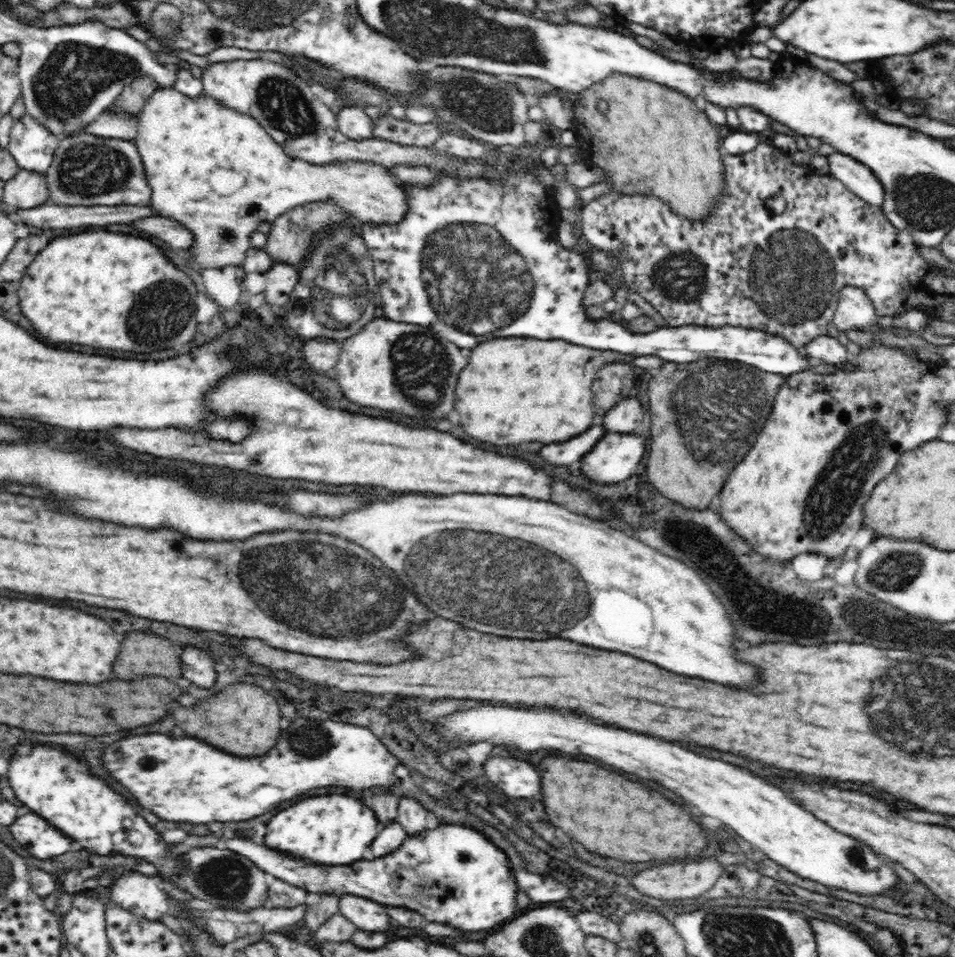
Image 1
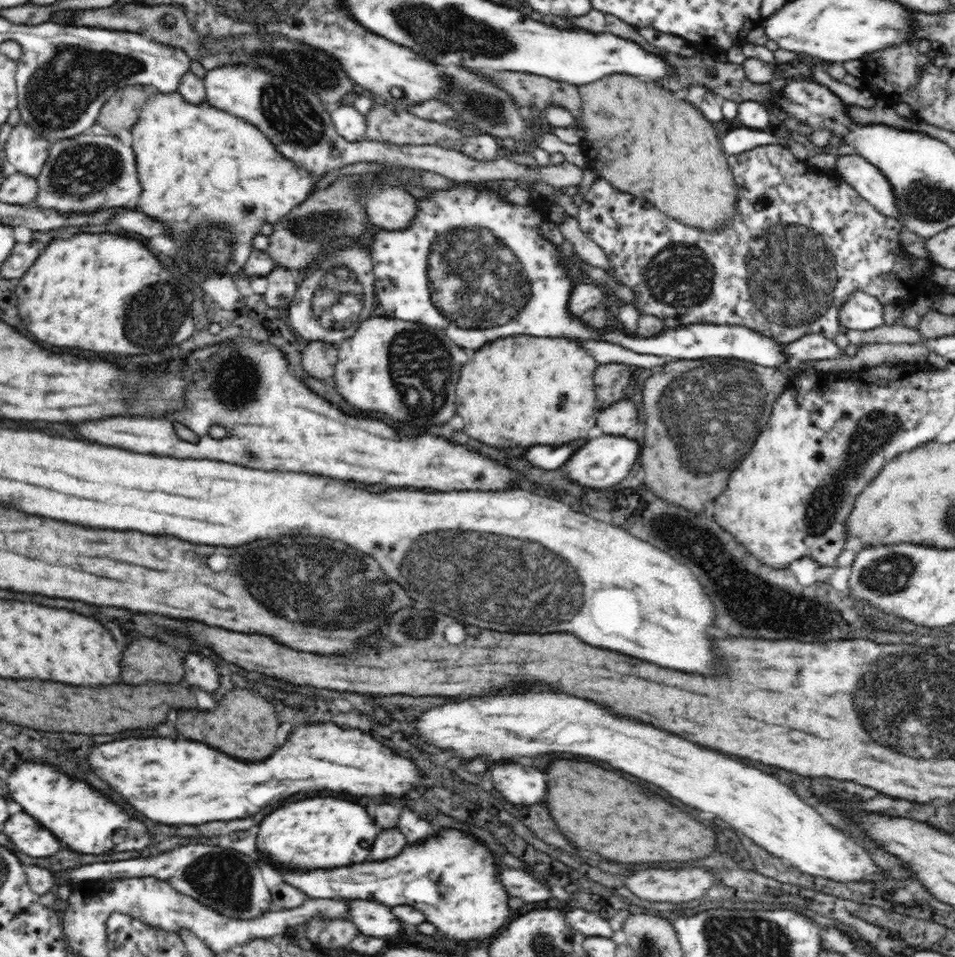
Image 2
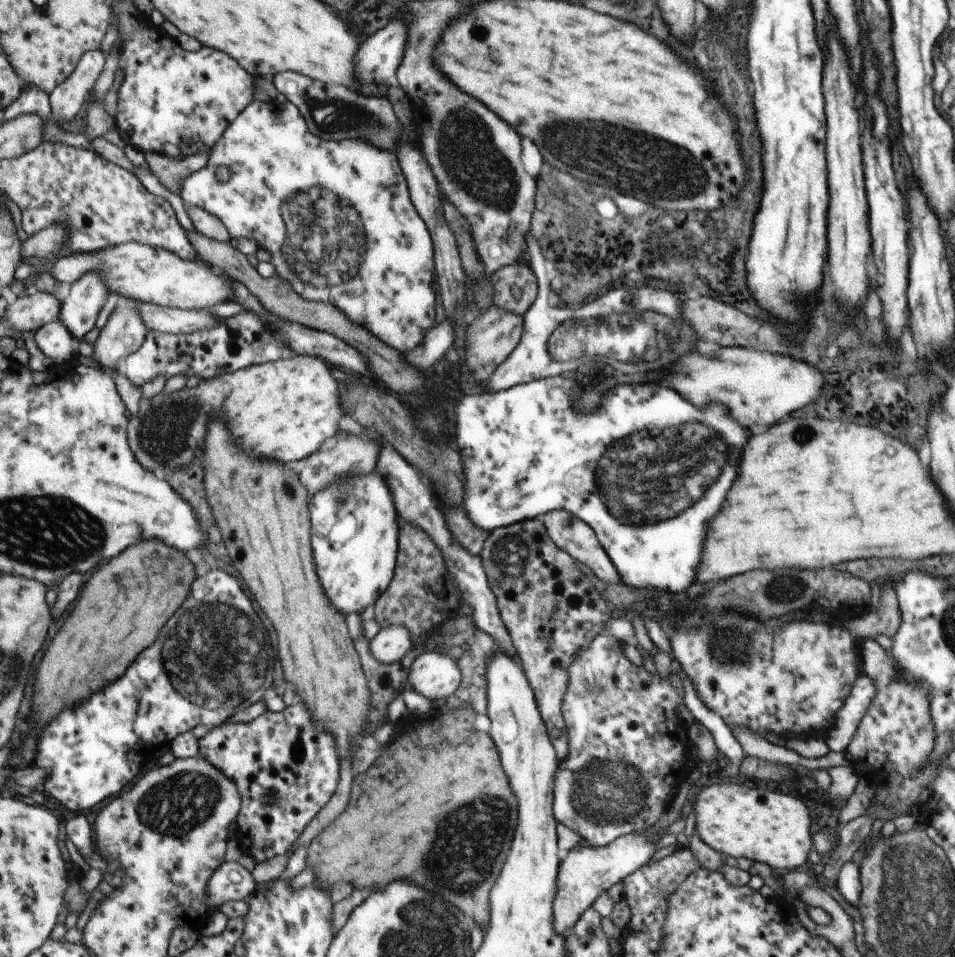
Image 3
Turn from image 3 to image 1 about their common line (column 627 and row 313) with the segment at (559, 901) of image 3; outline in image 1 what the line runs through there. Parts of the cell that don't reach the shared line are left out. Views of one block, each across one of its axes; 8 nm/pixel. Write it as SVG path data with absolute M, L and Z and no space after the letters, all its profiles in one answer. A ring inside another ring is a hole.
M846 286L840 290L832 322L835 331L868 328L878 319L872 299L861 288Z

